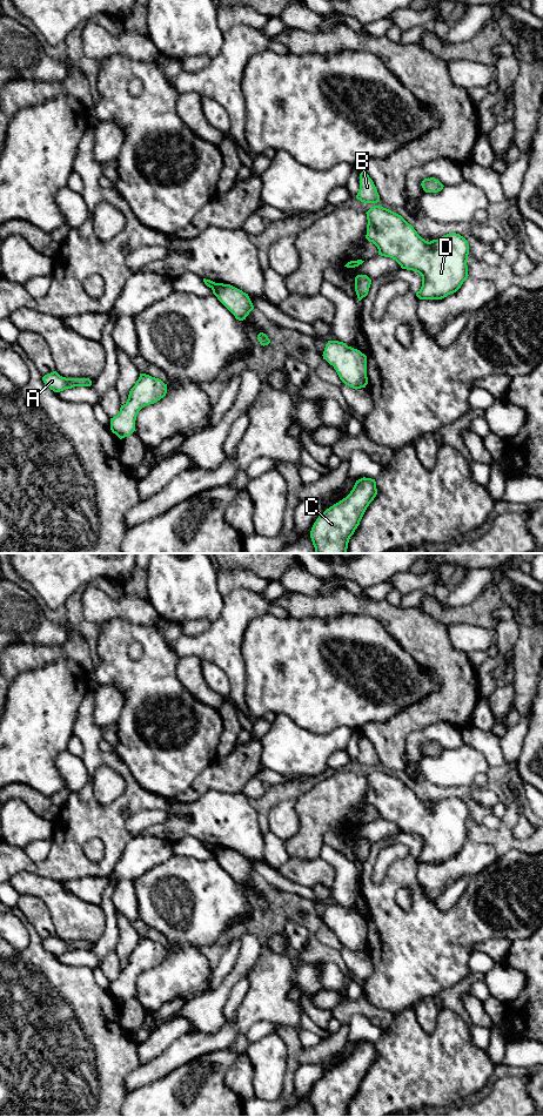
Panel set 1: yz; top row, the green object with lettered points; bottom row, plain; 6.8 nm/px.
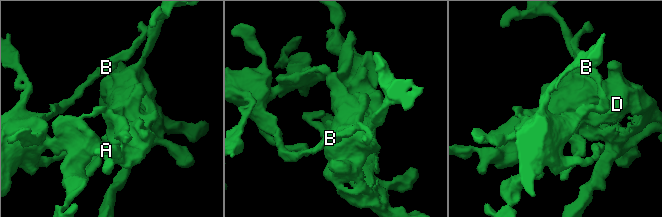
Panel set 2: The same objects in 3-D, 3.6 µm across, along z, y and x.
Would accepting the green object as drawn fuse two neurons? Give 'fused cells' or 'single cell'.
fused cells

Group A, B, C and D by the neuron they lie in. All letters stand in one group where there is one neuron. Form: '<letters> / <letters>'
A C D / B

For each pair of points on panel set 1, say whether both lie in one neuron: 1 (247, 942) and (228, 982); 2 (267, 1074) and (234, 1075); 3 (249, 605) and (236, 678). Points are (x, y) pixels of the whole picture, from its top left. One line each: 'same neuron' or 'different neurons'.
1: same neuron
2: different neurons
3: same neuron

